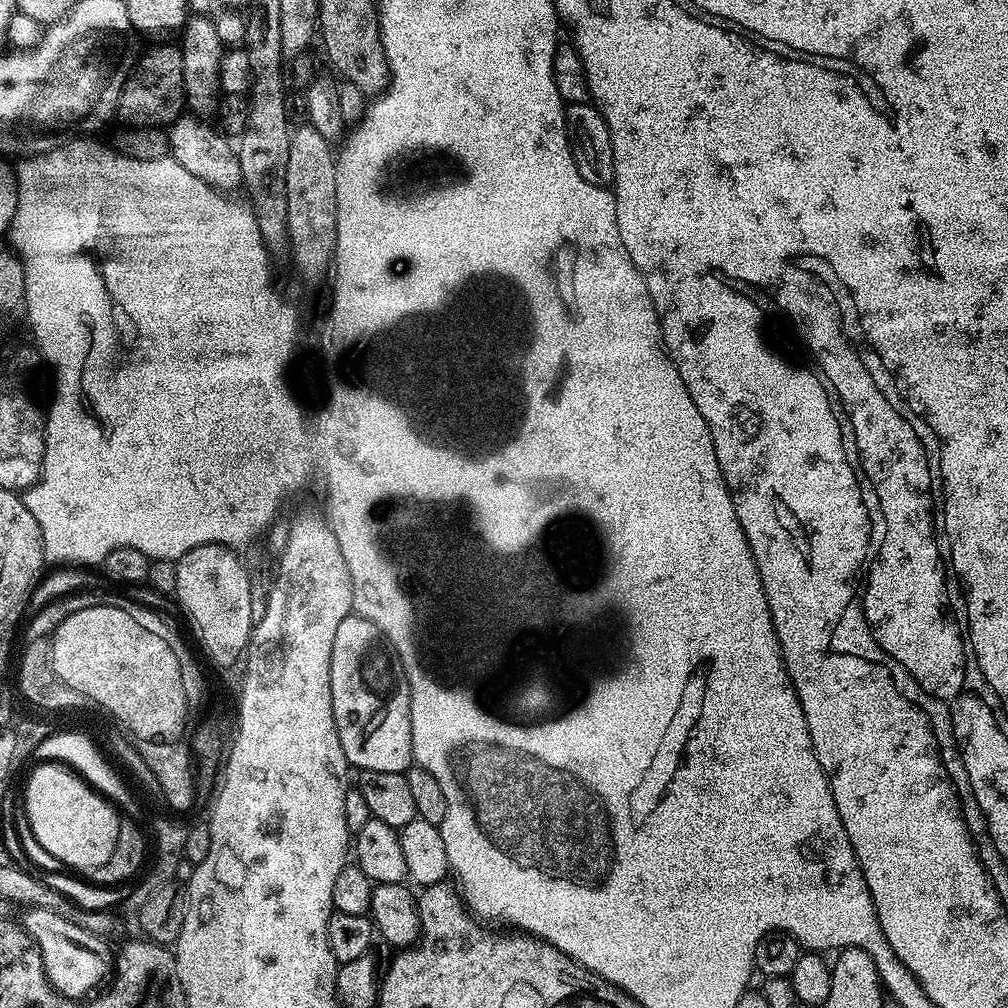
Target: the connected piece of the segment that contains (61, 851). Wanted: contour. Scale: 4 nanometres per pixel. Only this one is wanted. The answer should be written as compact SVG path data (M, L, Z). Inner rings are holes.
M40 762L35 765L28 789L24 792L22 808L28 811L32 836L53 856L72 870L91 870L102 866L118 842L121 817L117 809L87 780L59 762Z

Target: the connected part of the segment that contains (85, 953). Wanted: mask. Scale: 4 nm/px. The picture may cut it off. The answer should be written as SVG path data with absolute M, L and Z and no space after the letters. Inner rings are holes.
M29 907L24 913L24 929L40 948L49 984L61 994L69 992L73 997L87 997L87 992L98 987L103 982L104 975L110 972L110 952L108 956L108 948L104 945L107 943L101 937L91 936L82 926L64 920L62 914L54 914L54 910Z

